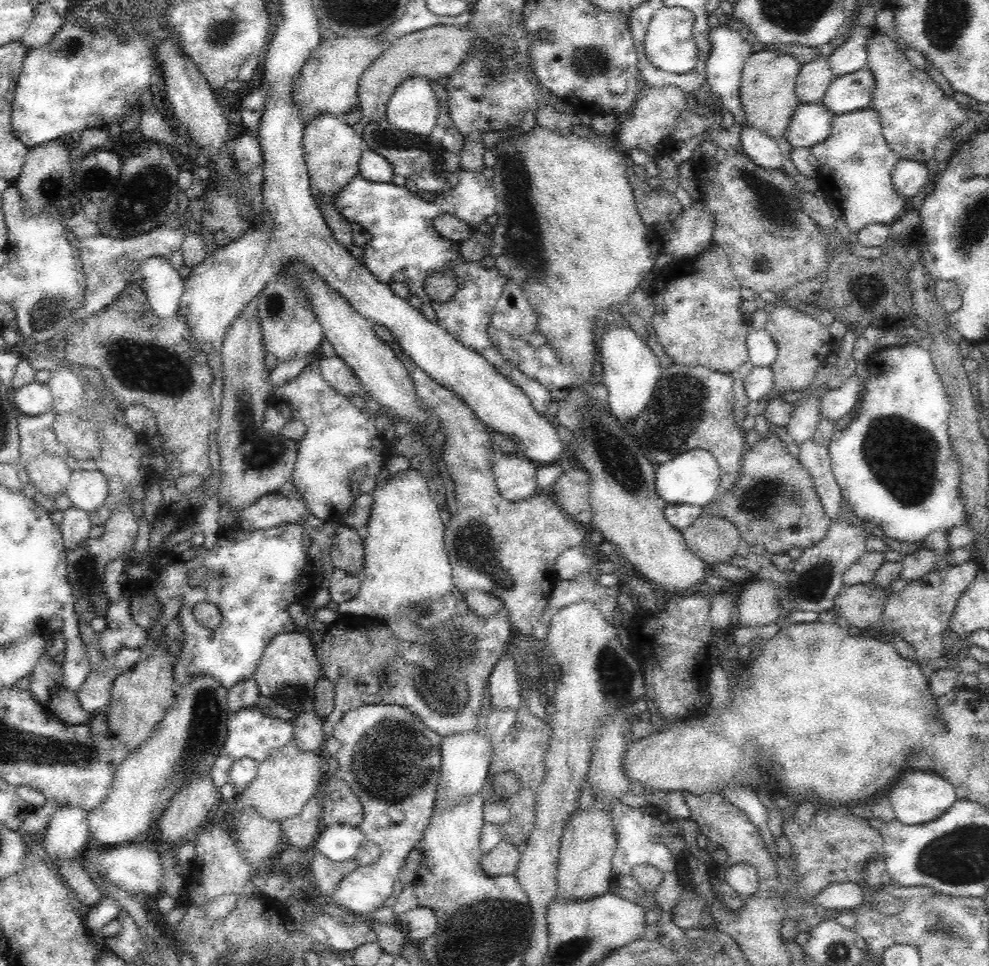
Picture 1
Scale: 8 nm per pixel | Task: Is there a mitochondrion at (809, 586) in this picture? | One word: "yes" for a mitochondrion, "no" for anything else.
yes

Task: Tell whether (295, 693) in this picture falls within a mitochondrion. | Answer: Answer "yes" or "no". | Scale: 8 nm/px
yes

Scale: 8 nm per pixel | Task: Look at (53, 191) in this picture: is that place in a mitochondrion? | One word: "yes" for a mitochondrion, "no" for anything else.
no

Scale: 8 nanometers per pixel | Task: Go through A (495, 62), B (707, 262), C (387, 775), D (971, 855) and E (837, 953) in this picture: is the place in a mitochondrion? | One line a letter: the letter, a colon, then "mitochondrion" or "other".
A: mitochondrion
B: other
C: mitochondrion
D: mitochondrion
E: mitochondrion

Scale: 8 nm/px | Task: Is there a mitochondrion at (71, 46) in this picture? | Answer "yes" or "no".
yes

